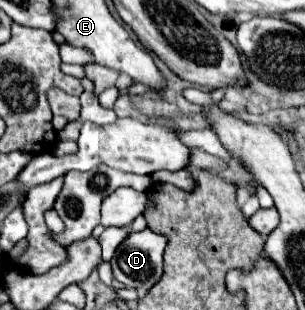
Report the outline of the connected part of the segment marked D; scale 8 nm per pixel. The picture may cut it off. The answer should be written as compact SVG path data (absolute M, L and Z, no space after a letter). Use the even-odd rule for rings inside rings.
M150 228L132 232L110 260L114 278L126 288L136 288L140 292L150 290L162 276L162 254L166 244L168 240Z

